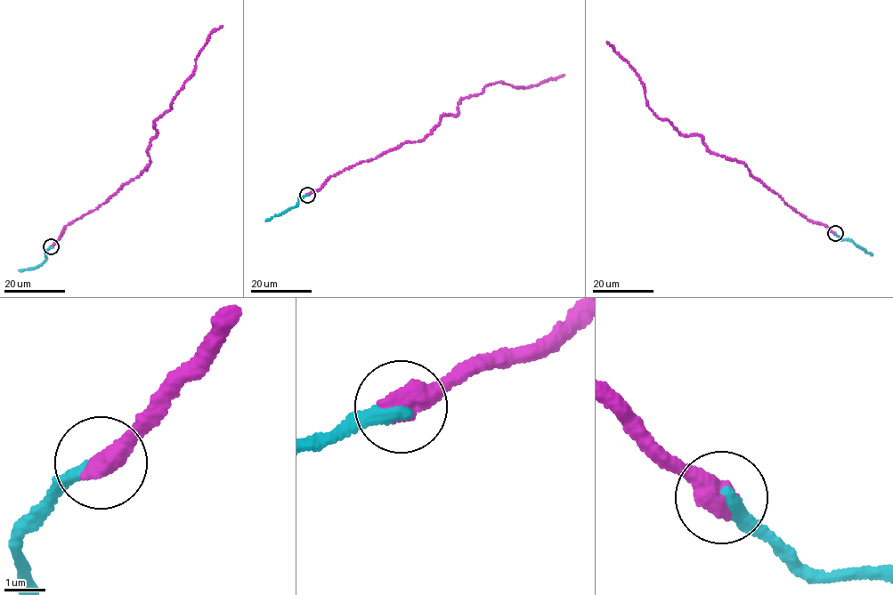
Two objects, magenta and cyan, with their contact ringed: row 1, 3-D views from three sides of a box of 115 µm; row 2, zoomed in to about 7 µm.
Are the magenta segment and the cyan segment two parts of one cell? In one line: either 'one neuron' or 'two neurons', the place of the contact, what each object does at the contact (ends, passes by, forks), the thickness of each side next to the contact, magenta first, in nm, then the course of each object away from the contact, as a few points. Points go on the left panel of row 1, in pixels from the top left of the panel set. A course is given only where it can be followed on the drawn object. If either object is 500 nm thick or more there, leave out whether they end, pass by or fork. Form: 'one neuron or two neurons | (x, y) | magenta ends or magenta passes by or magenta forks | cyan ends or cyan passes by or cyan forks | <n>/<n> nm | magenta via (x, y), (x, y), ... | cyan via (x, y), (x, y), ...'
one neuron | (51, 246) | 550/400 nm | magenta via (52, 246), (66, 226), (106, 203), (150, 164), (155, 120), (169, 111), (210, 34), (223, 26) | cyan via (52, 246), (48, 247), (41, 265), (19, 270)

